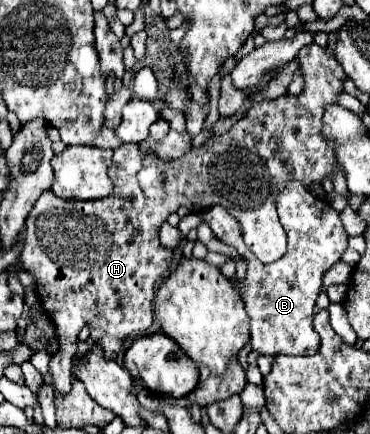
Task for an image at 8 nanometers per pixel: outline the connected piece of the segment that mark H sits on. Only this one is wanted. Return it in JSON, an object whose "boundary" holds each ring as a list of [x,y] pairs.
{"boundary":[[[313,43],[299,51],[299,63],[301,73],[305,73],[305,89],[301,95],[293,97],[287,93],[275,101],[253,103],[227,133],[211,137],[203,143],[203,147],[193,147],[179,159],[161,161],[153,153],[141,157],[141,145],[135,143],[115,149],[111,165],[115,195],[111,195],[111,199],[99,199],[99,203],[79,203],[77,199],[59,199],[51,189],[39,195],[29,217],[25,219],[23,239],[17,239],[23,243],[17,265],[35,277],[35,291],[41,307],[57,327],[59,351],[51,357],[49,363],[55,391],[67,393],[71,389],[71,359],[77,351],[77,335],[85,323],[91,323],[91,339],[105,349],[107,359],[117,357],[123,341],[129,335],[141,333],[151,327],[155,293],[159,285],[169,277],[173,265],[173,251],[165,249],[159,243],[159,227],[179,207],[201,213],[219,203],[239,219],[245,245],[257,255],[259,261],[273,263],[275,259],[285,255],[287,233],[283,231],[283,225],[279,225],[275,197],[291,179],[297,179],[307,187],[309,183],[321,183],[327,175],[331,177],[333,169],[337,167],[333,147],[321,135],[321,117],[323,107],[327,103],[335,103],[337,93],[343,89],[341,81],[345,79],[337,59],[329,51]]]}

